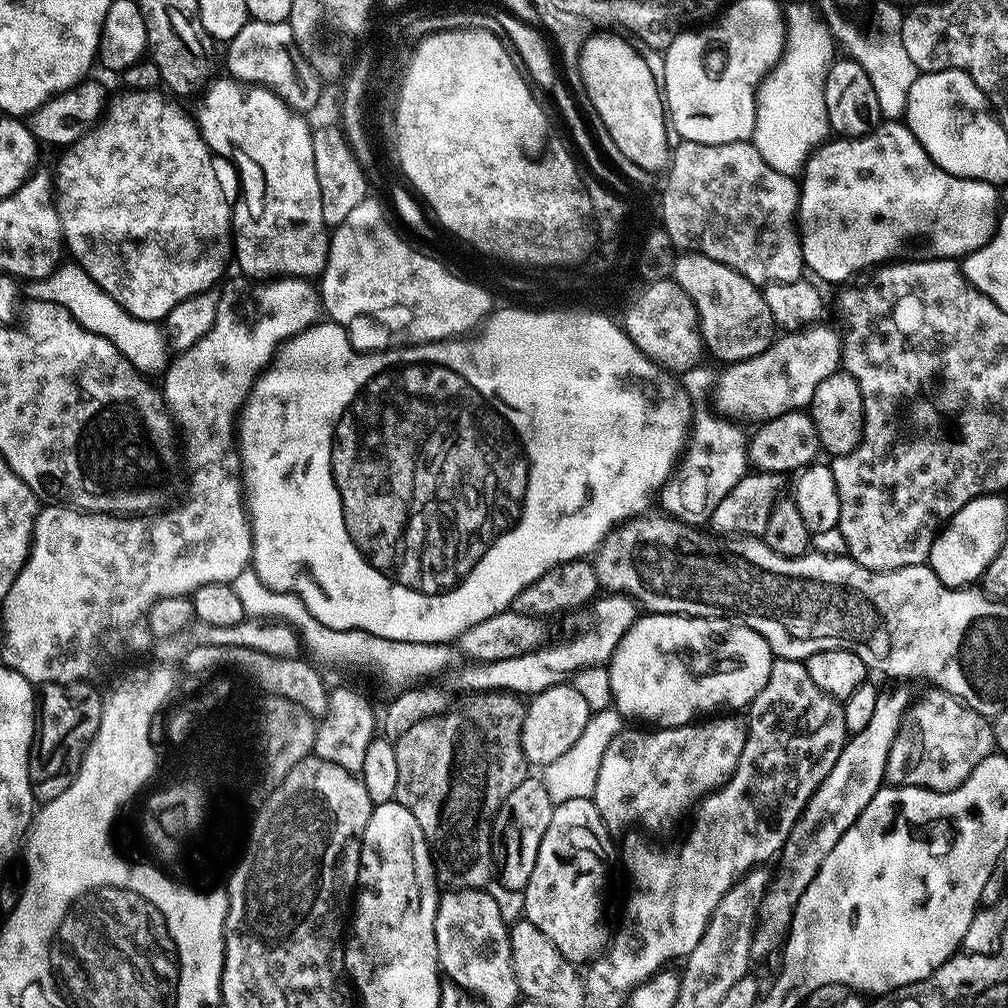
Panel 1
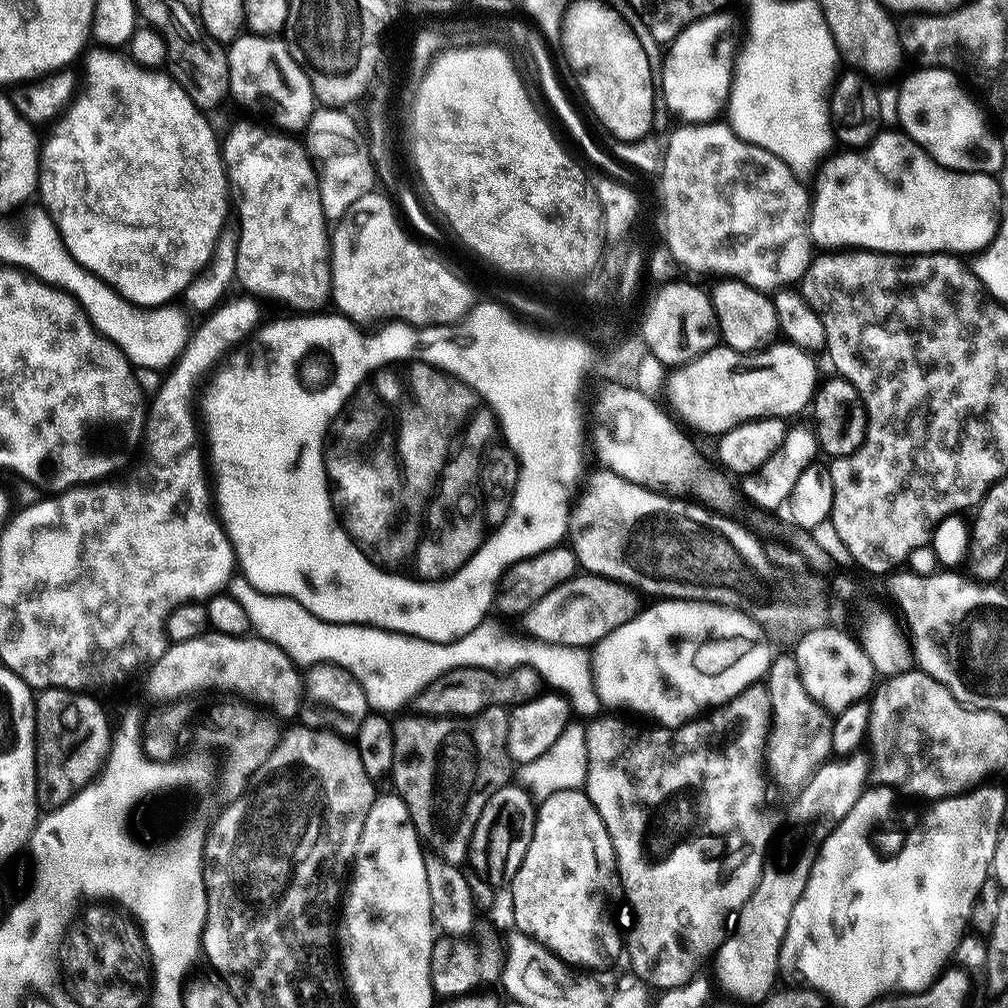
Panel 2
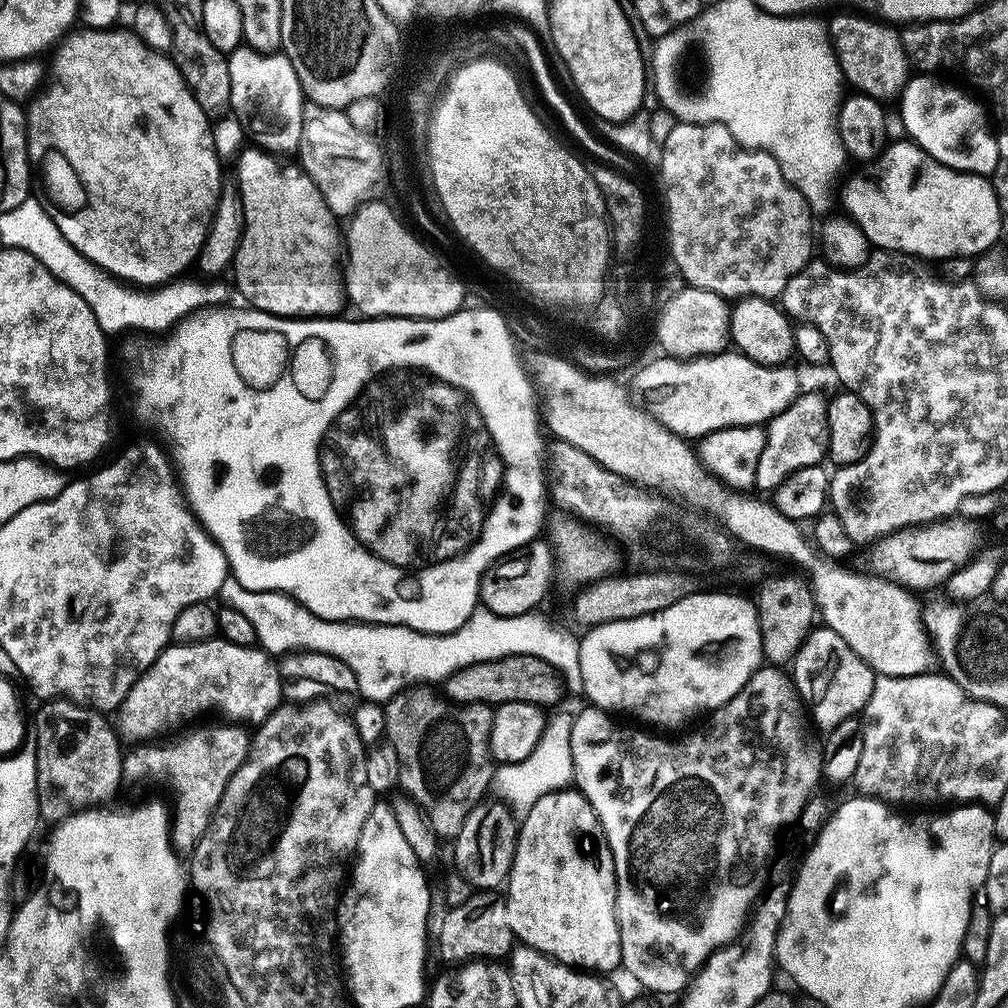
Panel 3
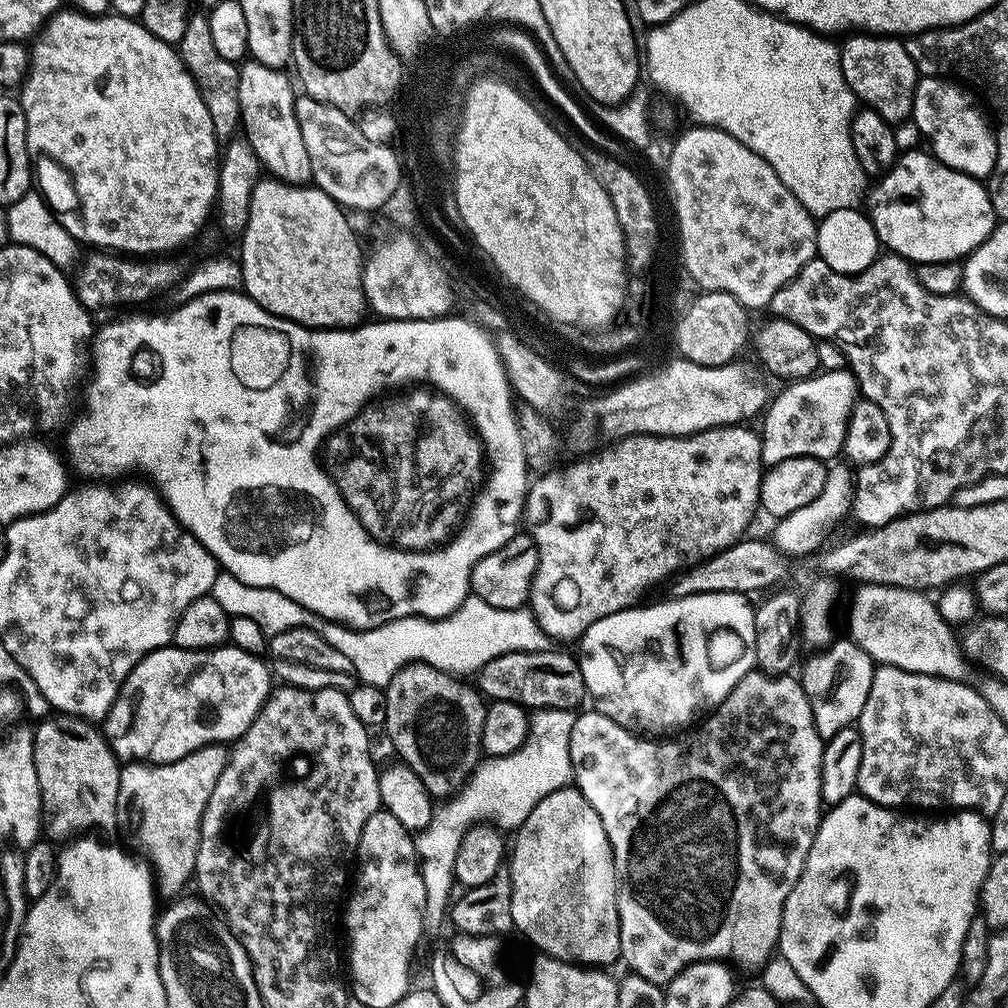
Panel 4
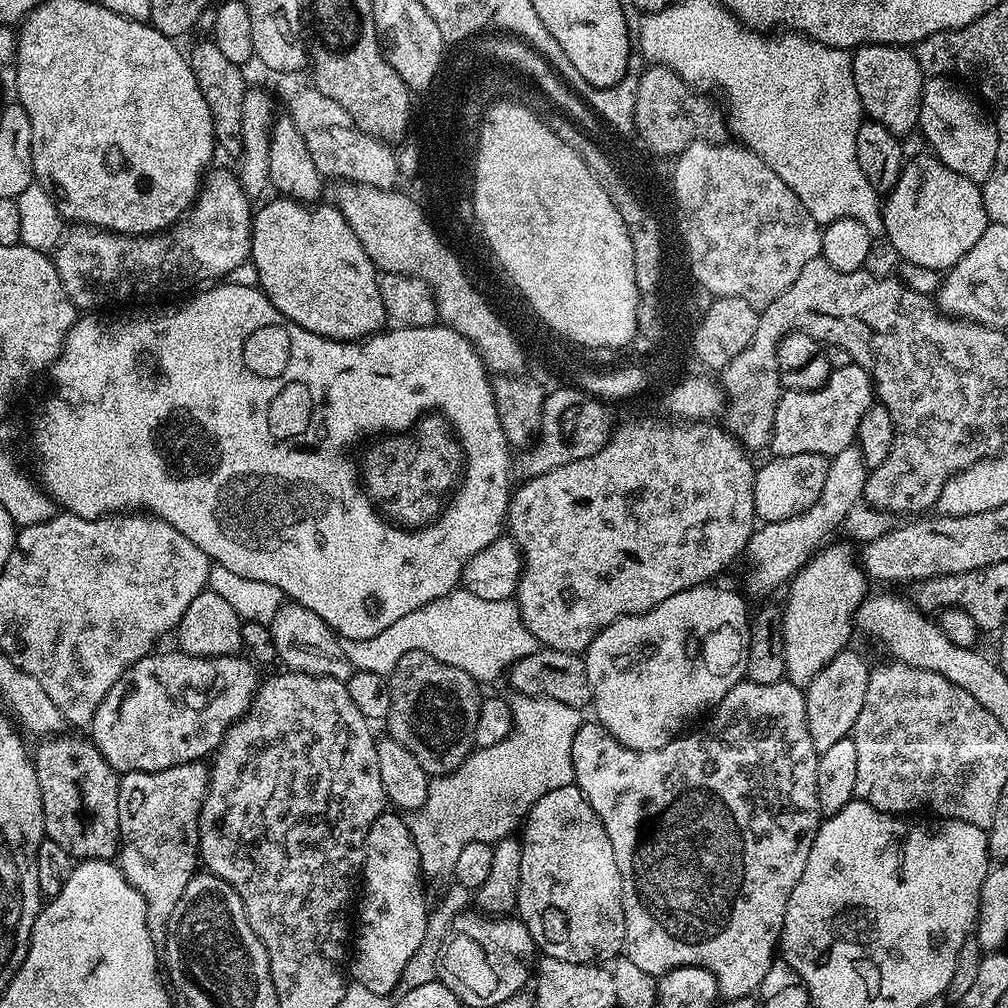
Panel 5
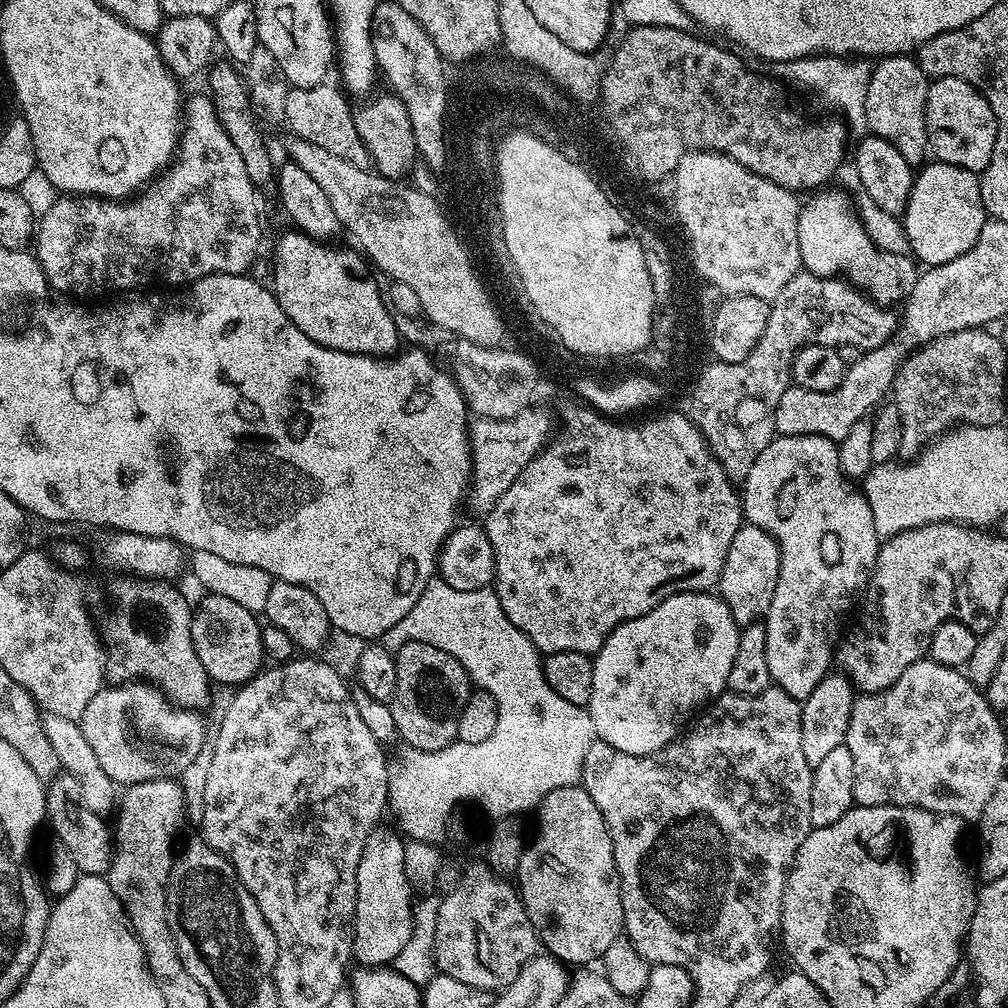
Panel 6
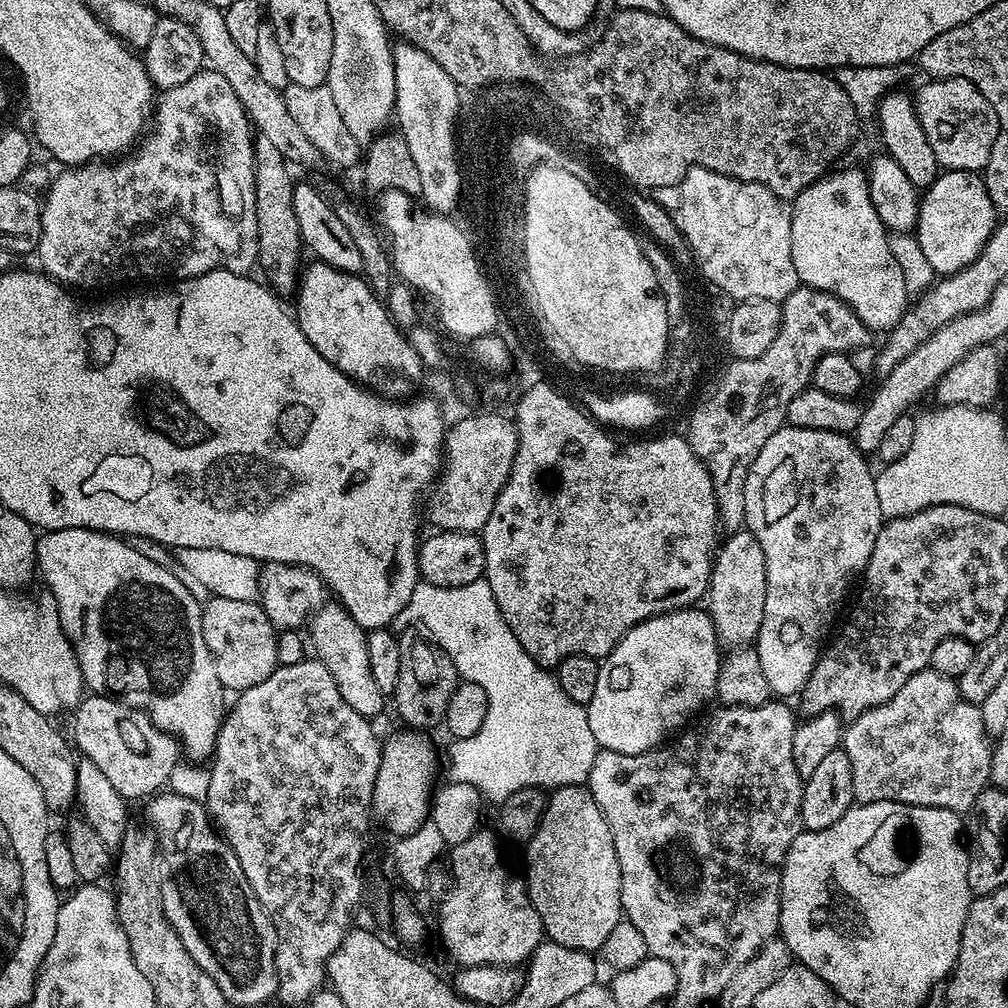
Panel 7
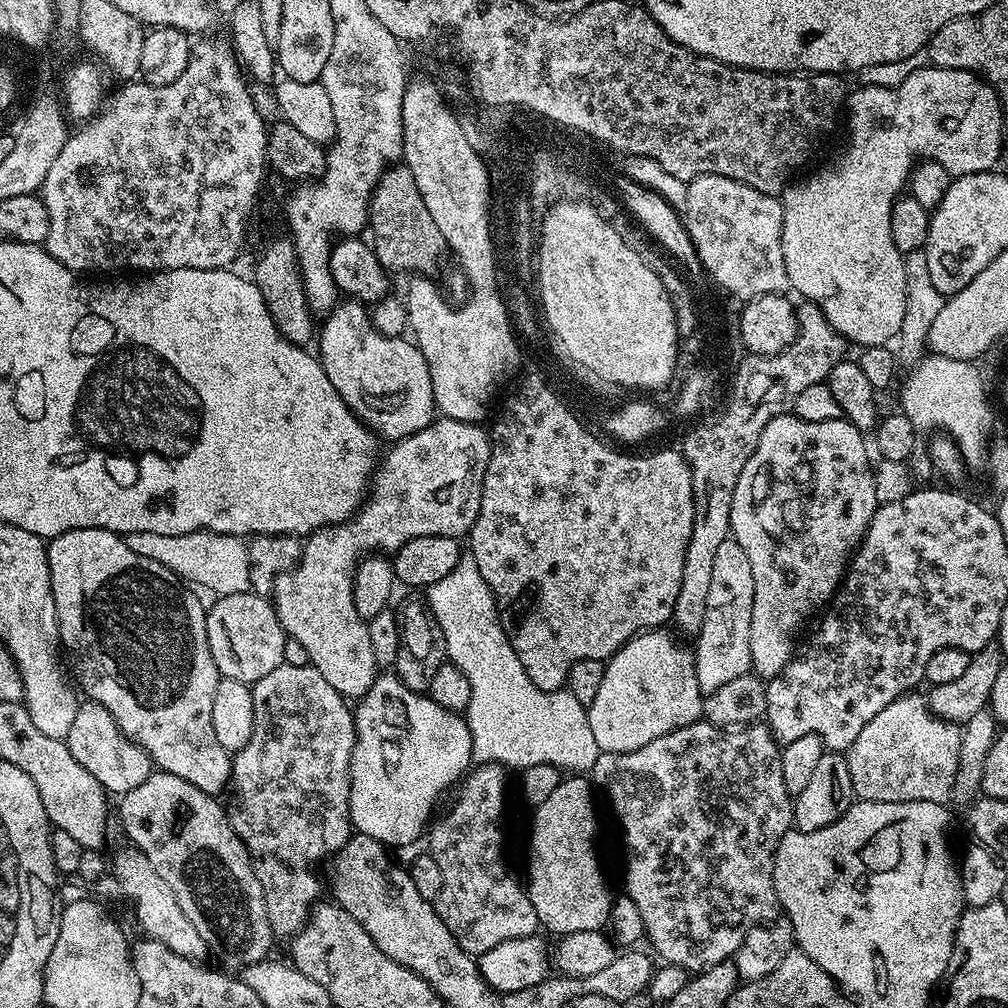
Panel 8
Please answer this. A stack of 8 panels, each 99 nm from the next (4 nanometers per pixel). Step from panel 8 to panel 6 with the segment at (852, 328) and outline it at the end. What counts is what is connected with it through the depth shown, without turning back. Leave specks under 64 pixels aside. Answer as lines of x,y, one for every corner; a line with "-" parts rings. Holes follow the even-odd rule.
942,76
933,79
928,86
924,113
928,142
937,161
977,174
984,171
994,150
996,119
994,110
990,110
986,98
979,90
958,78
-
817,191
811,197
813,200
801,207
798,218
801,265
816,276
835,276
855,284
859,291
881,306
896,306
907,300
916,285
917,265
904,264
908,262
884,264
885,257
876,243
864,233
854,206
852,208
844,197
828,191

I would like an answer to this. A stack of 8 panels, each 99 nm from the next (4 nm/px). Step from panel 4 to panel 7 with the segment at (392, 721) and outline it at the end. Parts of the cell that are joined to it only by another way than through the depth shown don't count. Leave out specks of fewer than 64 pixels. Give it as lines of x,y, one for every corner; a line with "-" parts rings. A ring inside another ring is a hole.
400,636
400,653
402,654
402,670
398,670
398,686
394,693
396,704
401,708
400,716
407,727
412,730
428,730
443,725
443,707
456,693
458,673
449,656
436,647
431,639
419,640
416,636

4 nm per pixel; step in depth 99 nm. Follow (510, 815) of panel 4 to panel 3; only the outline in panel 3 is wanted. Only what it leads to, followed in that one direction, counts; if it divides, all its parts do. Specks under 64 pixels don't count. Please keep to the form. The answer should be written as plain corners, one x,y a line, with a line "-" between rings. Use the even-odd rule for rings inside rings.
567,719
560,720
557,724
547,723
542,738
522,762
513,764
502,764
494,772
494,788
499,799
507,802
513,809
527,810
551,792
559,792
567,789
573,783
574,762
570,754
570,730
571,723
-
520,808
520,809
519,809

